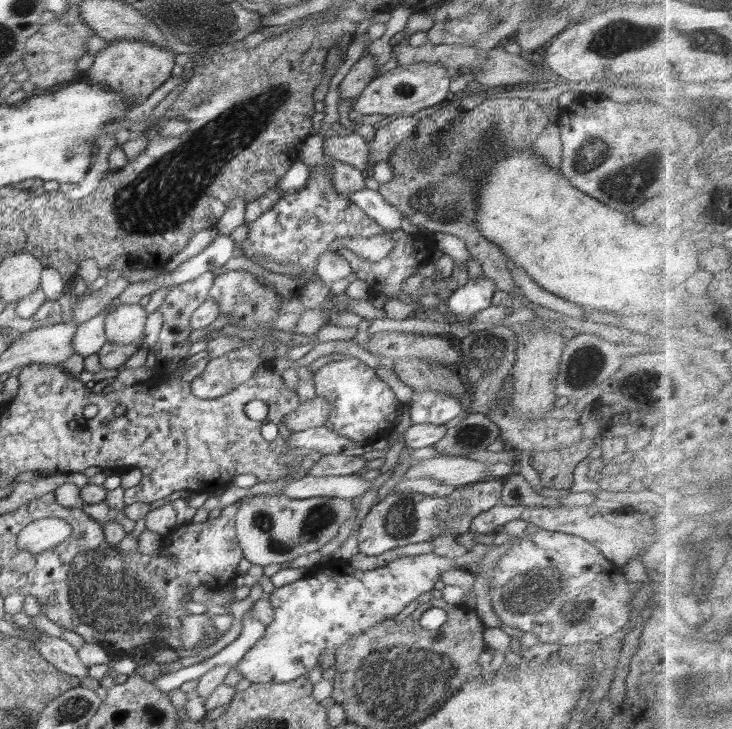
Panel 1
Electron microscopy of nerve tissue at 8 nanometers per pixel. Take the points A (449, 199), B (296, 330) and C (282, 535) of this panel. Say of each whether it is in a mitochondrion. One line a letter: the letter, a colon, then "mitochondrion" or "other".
A: mitochondrion
B: other
C: mitochondrion

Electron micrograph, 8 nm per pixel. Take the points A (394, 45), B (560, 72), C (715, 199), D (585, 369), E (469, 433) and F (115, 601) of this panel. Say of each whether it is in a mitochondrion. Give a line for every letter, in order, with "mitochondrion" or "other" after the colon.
A: other
B: other
C: other
D: mitochondrion
E: mitochondrion
F: mitochondrion

